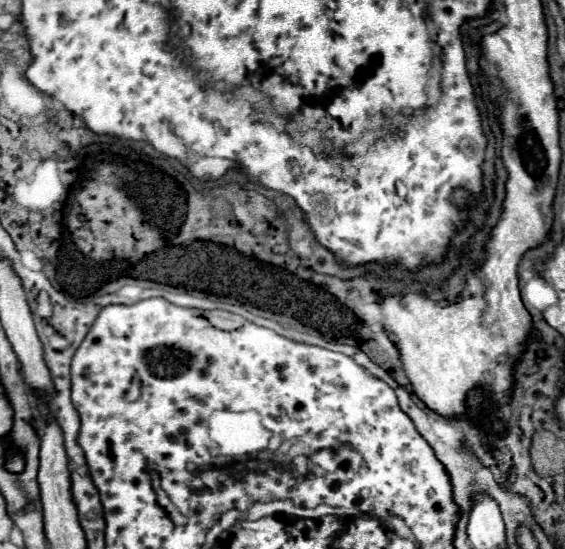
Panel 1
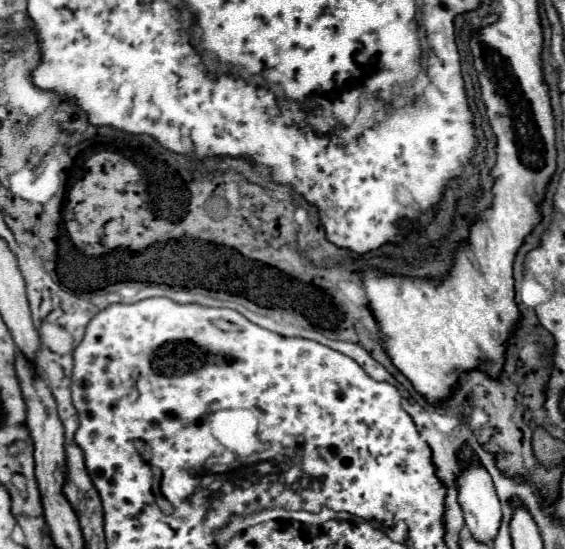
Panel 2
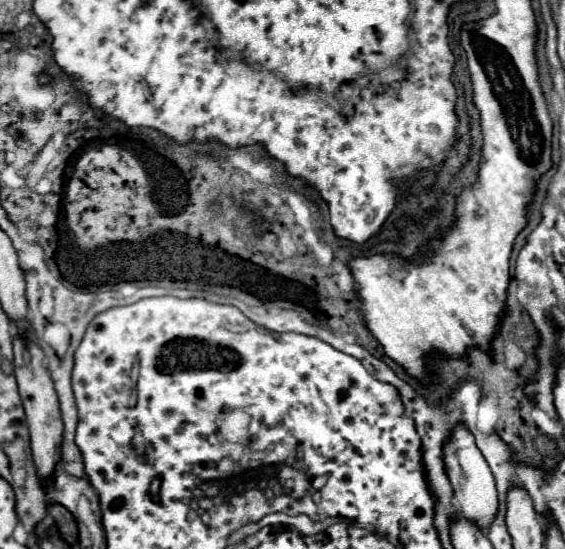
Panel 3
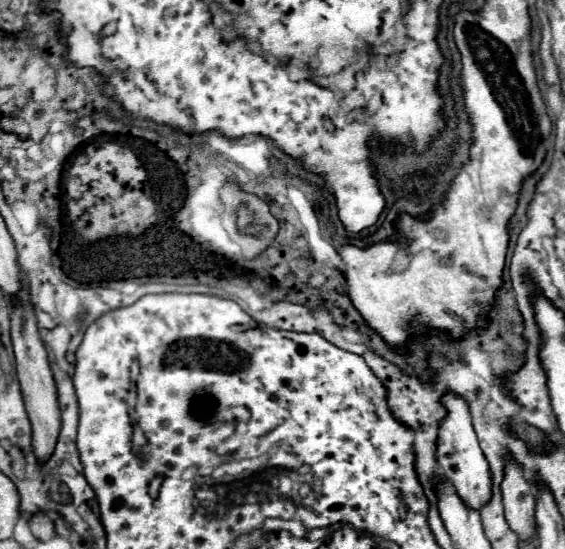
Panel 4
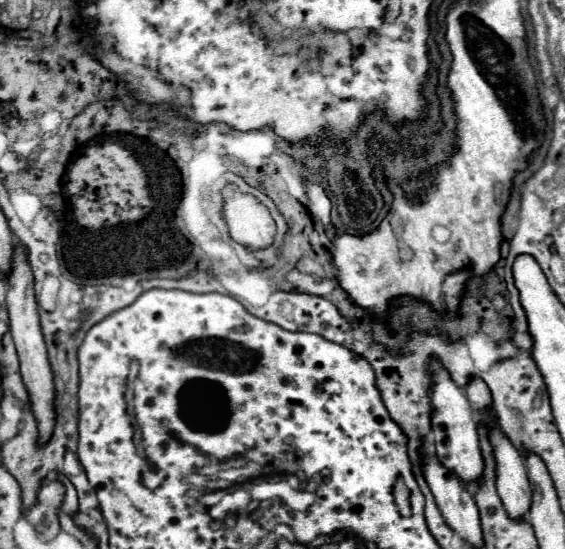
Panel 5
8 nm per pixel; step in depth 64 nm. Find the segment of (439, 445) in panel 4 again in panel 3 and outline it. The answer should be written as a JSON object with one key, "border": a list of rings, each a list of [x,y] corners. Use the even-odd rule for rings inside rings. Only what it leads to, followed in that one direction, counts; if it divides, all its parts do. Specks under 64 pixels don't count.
{"border":[[[456,424],[450,430],[450,438],[444,444],[444,468],[450,478],[452,490],[454,490],[454,506],[462,512],[464,518],[472,520],[474,524],[480,524],[480,528],[488,528],[498,512],[498,496],[496,496],[496,484],[494,476],[478,450],[472,432],[466,428],[466,424]]]}

